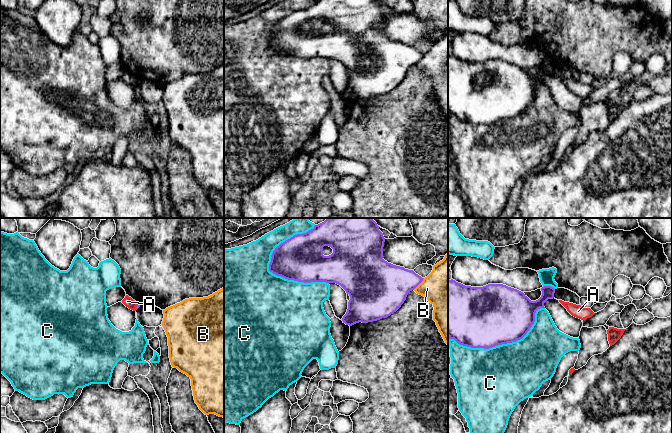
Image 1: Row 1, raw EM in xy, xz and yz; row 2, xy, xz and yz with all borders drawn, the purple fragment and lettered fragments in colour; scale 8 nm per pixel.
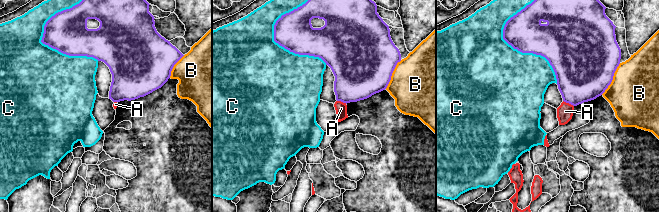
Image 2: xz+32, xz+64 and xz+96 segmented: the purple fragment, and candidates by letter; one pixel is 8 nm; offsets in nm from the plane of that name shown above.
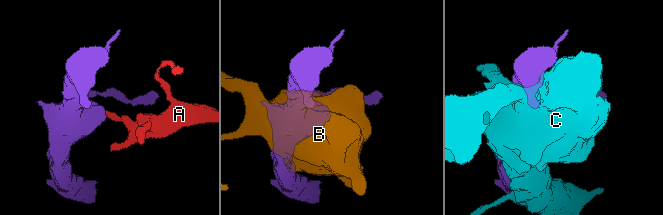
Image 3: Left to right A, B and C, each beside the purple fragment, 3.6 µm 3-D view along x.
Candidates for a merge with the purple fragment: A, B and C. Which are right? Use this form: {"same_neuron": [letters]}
{"same_neuron": []}

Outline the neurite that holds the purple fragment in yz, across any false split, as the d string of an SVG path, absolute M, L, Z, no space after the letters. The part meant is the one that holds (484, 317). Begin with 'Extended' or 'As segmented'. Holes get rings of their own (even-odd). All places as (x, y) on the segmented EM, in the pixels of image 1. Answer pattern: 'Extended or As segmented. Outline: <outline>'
As segmented. Outline: M448 280L449 339L463 346L484 349L522 339L534 324L536 311L545 308L544 303L554 298L553 287L544 286L541 291L541 297L531 301L523 292L503 284L471 287Z

